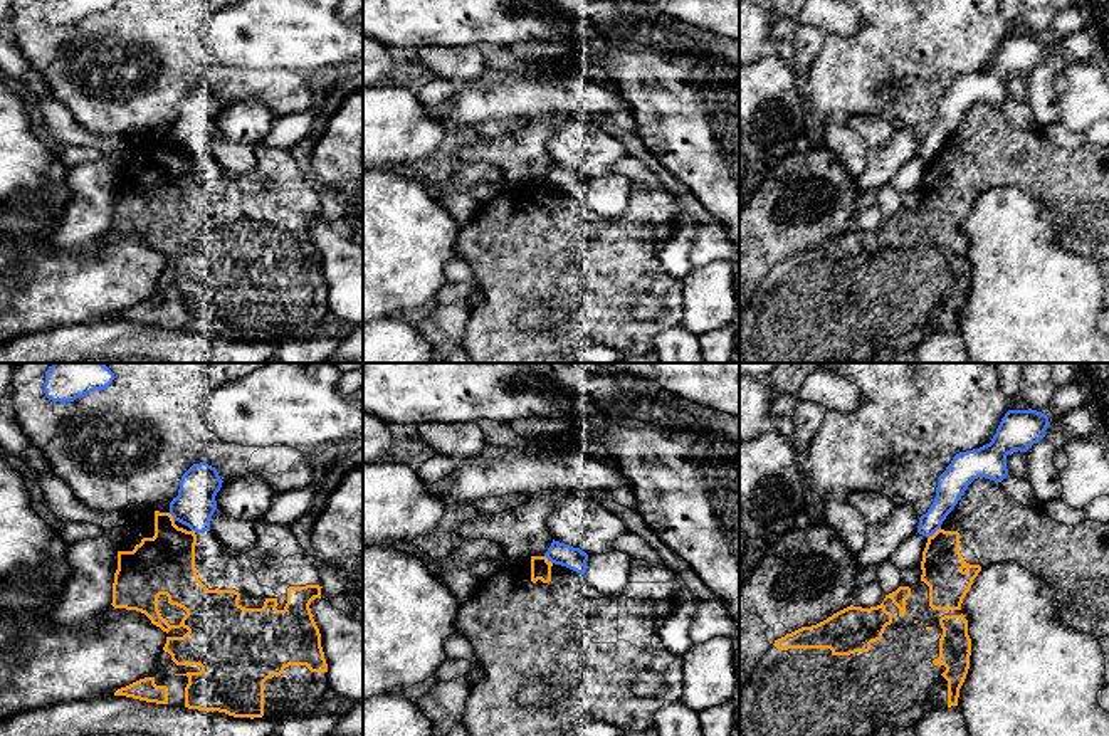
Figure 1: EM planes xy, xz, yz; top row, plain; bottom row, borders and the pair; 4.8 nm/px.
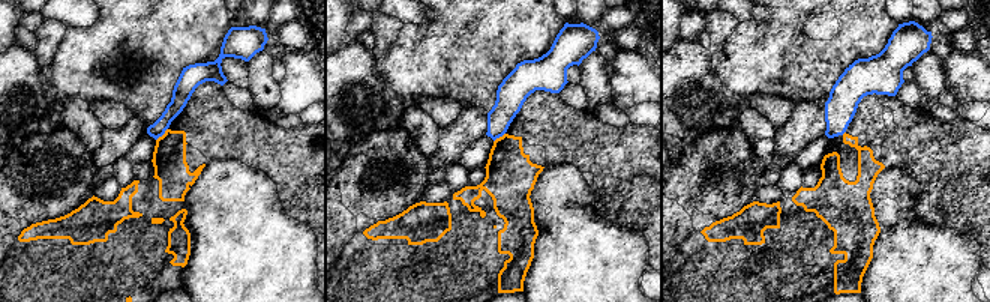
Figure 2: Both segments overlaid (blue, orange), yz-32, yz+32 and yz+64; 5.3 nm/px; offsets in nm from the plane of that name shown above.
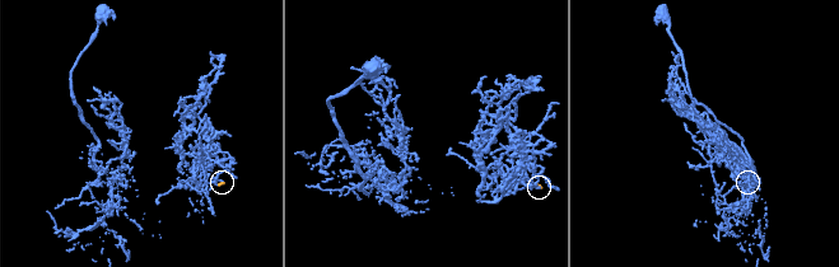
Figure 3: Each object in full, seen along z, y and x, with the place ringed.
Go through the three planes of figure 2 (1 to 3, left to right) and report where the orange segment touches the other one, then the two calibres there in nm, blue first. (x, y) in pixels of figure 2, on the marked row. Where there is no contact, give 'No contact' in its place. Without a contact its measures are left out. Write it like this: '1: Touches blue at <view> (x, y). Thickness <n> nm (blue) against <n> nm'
1: Touches blue at yz-32 (162, 134). Thickness 100 nm (blue) against 180 nm
2: Touches blue at yz+32 (498, 137). Thickness 160 nm (blue) against 280 nm
3: Touches blue at yz+64 (843, 132). Thickness 170 nm (blue) against 120 nm

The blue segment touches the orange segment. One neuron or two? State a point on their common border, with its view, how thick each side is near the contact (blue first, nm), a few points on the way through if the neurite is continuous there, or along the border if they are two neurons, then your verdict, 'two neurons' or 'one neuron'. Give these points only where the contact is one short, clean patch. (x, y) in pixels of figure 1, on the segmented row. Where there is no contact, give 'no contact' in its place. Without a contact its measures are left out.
meets blue in yz at (933, 533); 140 nm thick on the blue side, 200 nm on the other; two neurons

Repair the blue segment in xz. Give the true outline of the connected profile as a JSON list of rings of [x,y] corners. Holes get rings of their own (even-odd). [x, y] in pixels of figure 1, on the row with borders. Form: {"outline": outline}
{"outline": [[[553,539],[544,556],[548,558],[548,561],[566,566],[580,575],[585,575],[586,571],[588,555],[580,548],[573,548]]]}

